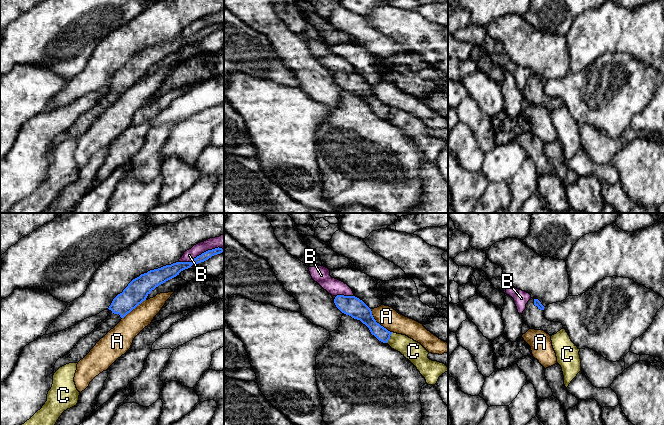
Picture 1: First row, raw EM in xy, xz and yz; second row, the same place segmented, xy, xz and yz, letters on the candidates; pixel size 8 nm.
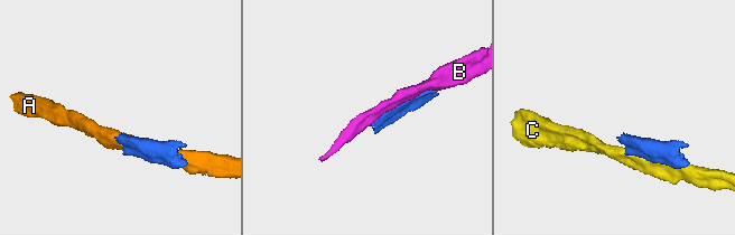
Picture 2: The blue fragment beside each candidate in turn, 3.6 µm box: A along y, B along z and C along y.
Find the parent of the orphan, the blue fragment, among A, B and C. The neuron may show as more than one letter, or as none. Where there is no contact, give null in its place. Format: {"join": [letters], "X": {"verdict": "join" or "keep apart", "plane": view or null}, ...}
{"join": [], "A": {"verdict": "keep apart", "plane": "xz"}, "B": {"verdict": "keep apart", "plane": "xy"}, "C": {"verdict": "keep apart", "plane": "xz"}}

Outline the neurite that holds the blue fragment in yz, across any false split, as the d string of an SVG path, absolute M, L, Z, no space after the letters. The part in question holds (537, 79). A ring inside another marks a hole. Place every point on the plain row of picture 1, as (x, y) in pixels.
M531 74L526 80L526 85L523 87L524 99L530 105L543 106L550 112L556 110L563 105L560 98L551 98L544 92L544 82L538 75Z

